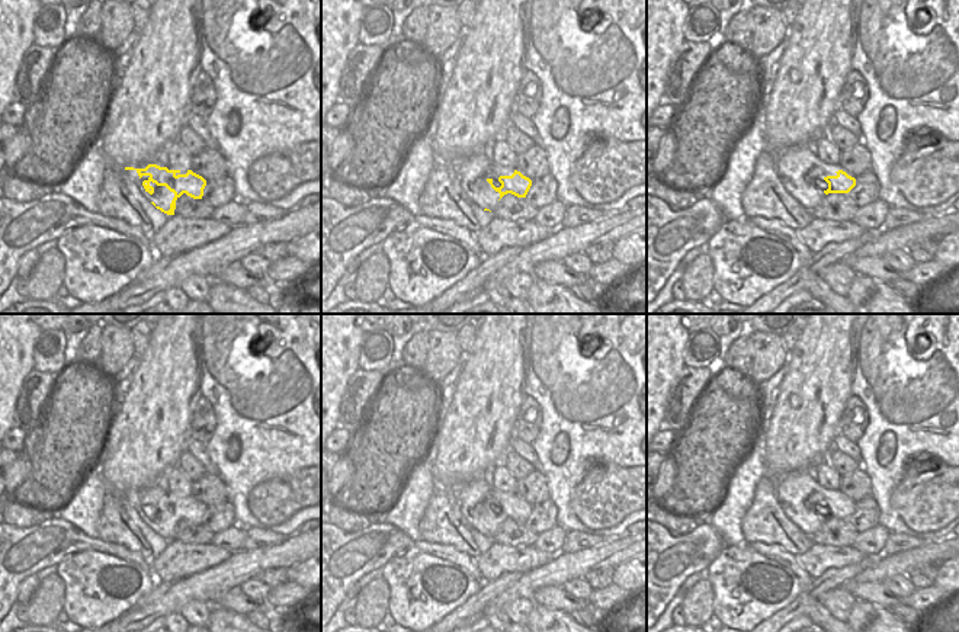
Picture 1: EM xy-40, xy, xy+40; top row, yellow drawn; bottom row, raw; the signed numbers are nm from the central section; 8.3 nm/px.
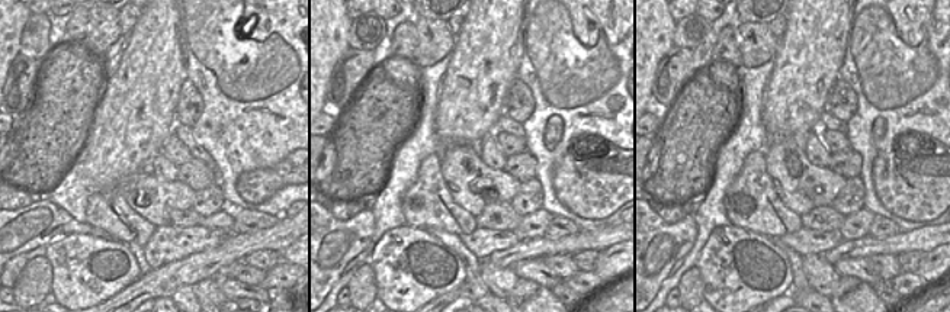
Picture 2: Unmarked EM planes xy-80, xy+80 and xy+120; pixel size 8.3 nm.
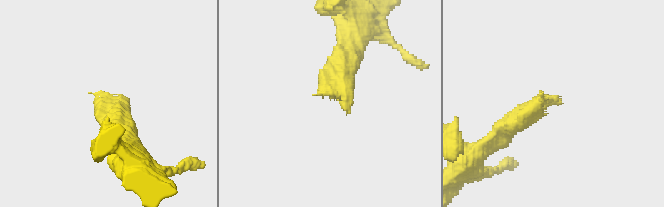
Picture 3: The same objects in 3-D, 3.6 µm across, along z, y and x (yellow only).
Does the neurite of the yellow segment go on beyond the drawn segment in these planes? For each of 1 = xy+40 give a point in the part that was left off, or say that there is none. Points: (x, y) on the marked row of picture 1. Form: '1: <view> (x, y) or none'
1: xy+40 (802, 173)

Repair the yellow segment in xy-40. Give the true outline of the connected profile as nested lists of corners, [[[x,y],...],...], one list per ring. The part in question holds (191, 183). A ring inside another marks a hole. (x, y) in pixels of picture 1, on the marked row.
[[[157,160],[128,164],[125,170],[141,196],[167,215],[174,215],[176,200],[183,193],[193,199],[202,199],[206,186],[206,180],[192,170],[180,171]]]

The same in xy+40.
[[[798,141],[780,147],[776,171],[786,192],[805,209],[818,206],[828,193],[849,193],[856,176],[840,164],[827,164]]]

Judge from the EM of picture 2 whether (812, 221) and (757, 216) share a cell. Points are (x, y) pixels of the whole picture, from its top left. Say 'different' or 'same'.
different

